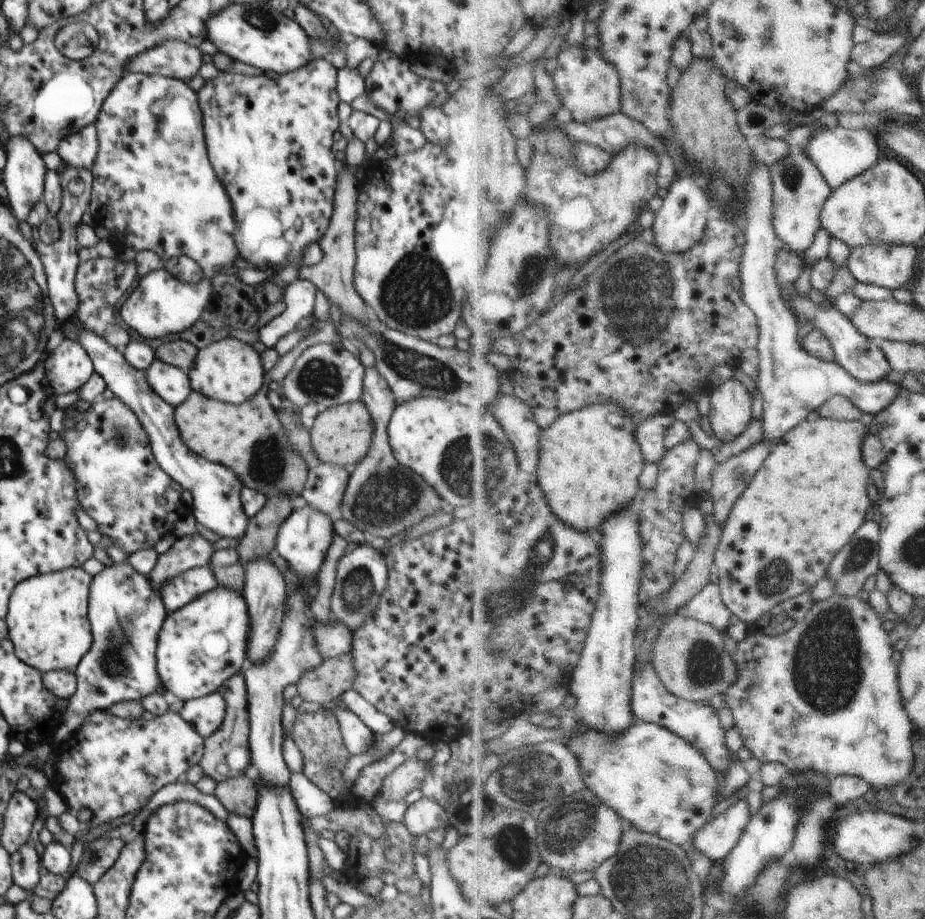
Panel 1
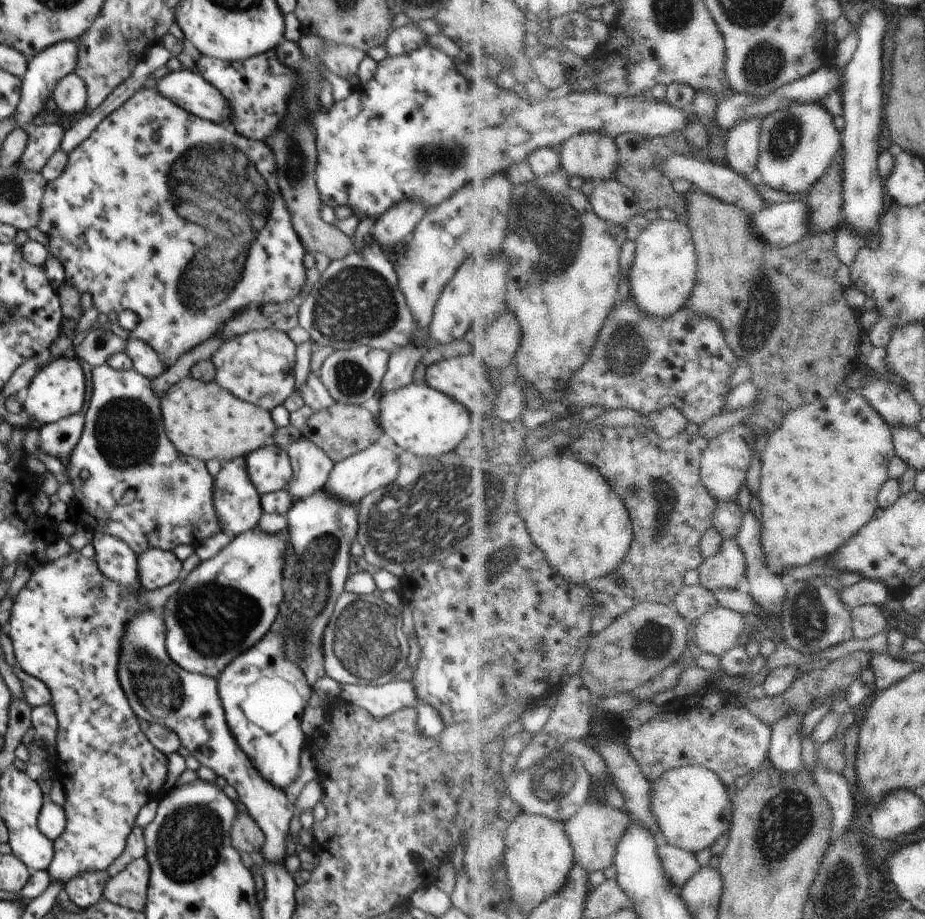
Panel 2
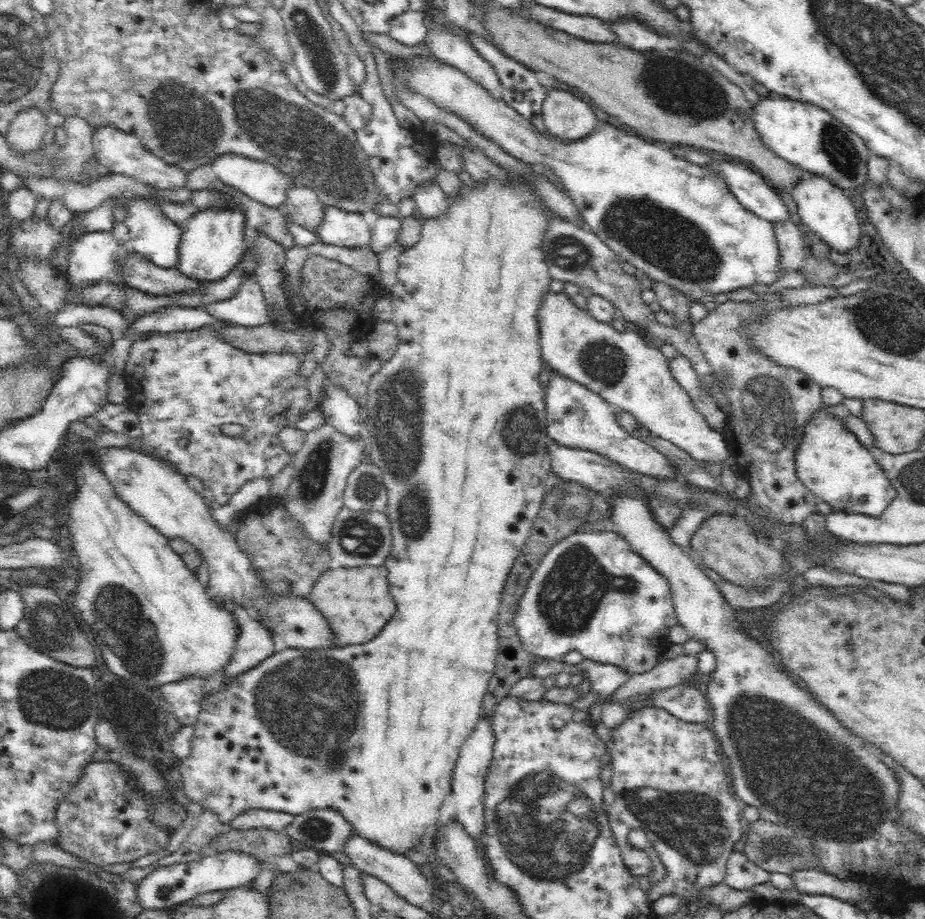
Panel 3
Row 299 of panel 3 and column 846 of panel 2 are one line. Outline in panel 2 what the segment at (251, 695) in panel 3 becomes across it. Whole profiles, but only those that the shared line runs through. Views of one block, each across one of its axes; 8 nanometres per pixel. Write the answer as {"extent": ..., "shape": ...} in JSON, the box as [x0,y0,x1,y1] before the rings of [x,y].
{"extent":[760,390,897,577],"shape":[[[855,390],[844,394],[836,393],[829,400],[815,401],[793,411],[786,418],[782,428],[769,436],[769,442],[763,454],[763,484],[760,494],[763,514],[763,546],[768,567],[777,576],[786,577],[787,569],[802,568],[820,557],[832,556],[845,548],[868,524],[875,520],[881,505],[880,494],[884,486],[891,480],[891,465],[897,456],[897,447],[893,427],[874,409],[868,400]]]}

